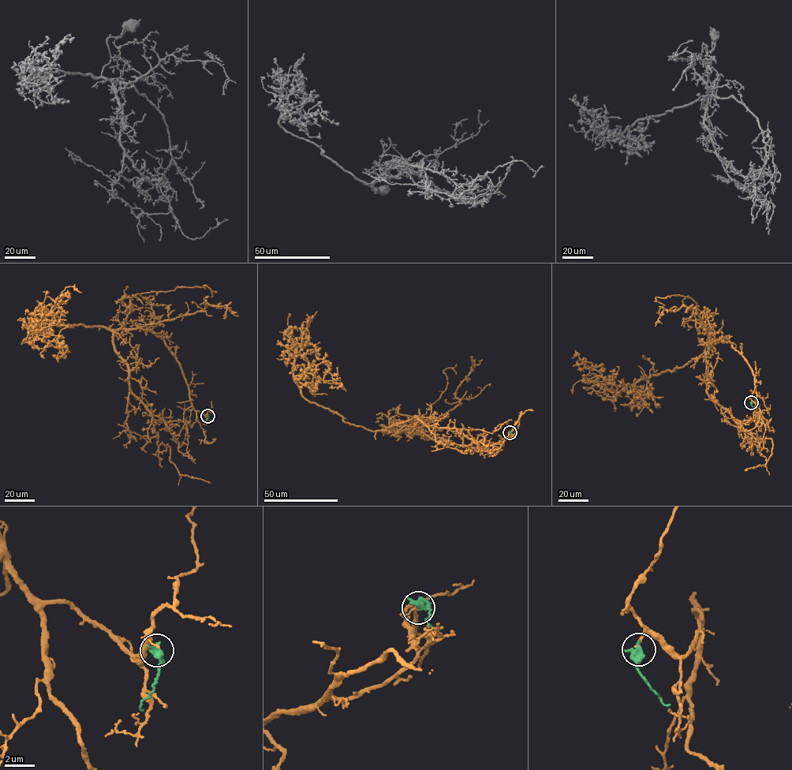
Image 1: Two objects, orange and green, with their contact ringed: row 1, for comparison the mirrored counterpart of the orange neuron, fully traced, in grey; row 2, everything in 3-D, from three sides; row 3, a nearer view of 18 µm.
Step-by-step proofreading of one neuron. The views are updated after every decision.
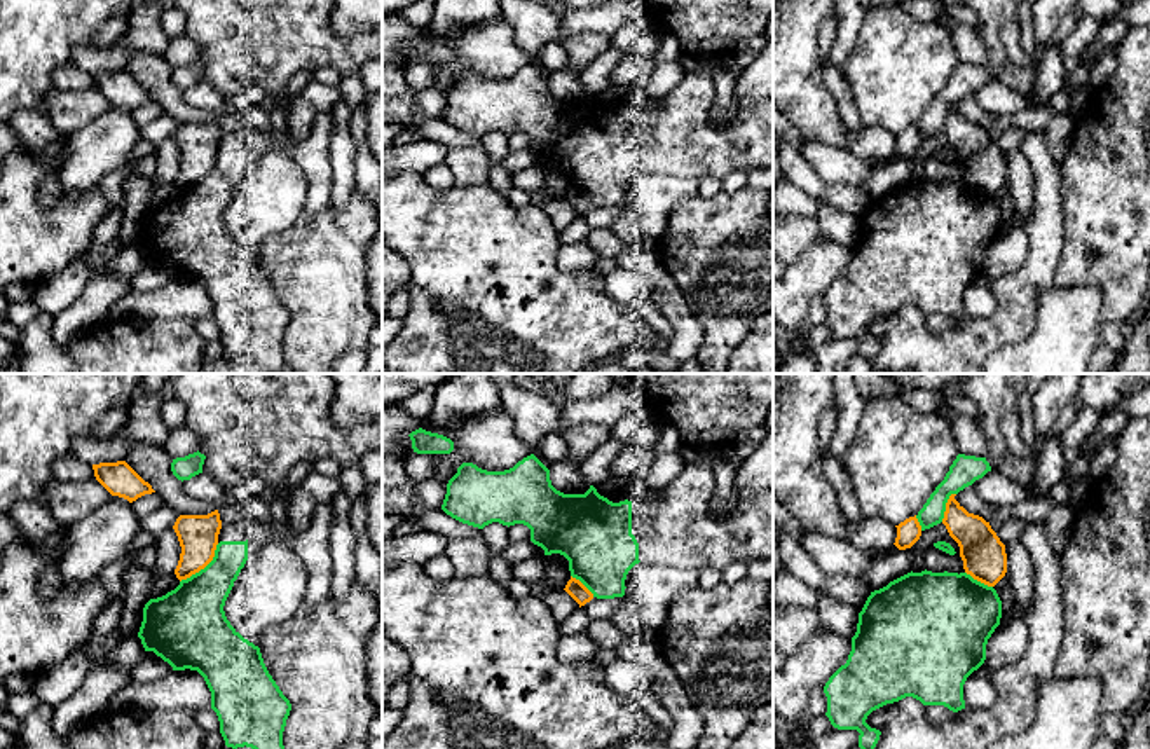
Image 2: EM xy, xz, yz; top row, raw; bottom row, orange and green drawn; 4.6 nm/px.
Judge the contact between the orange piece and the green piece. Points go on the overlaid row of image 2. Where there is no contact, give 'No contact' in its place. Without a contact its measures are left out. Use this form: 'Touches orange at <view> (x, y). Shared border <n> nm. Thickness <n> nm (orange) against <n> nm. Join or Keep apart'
Touches orange at xy (203, 568). Shared border 260 nm. Thickness 190 nm (orange) against 320 nm. Keep apart

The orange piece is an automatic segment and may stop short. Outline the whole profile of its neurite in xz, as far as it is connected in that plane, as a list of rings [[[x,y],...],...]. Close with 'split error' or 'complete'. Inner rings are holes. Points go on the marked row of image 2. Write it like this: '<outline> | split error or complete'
[[[572,576],[564,590],[579,604],[579,608],[593,599],[593,594],[579,580]]] | complete

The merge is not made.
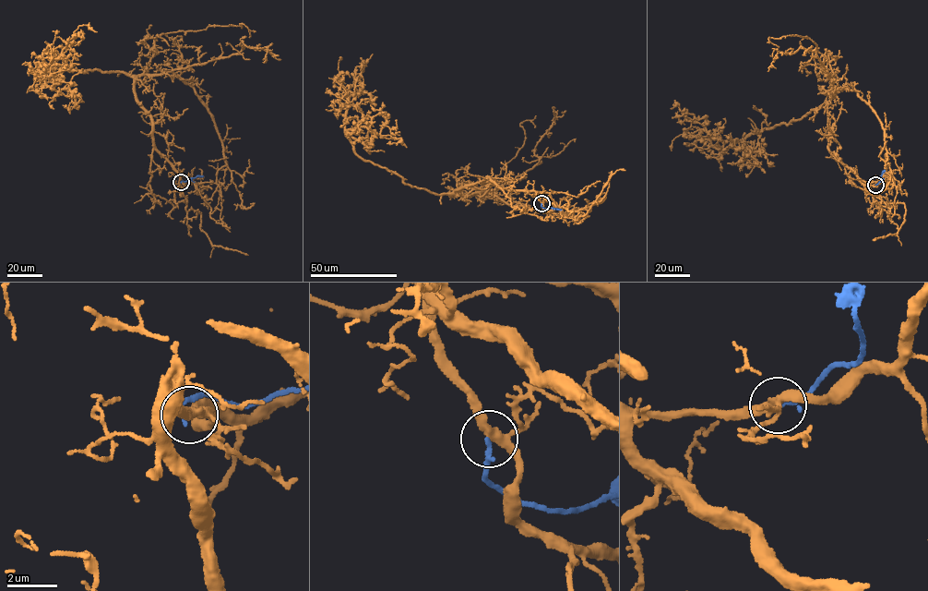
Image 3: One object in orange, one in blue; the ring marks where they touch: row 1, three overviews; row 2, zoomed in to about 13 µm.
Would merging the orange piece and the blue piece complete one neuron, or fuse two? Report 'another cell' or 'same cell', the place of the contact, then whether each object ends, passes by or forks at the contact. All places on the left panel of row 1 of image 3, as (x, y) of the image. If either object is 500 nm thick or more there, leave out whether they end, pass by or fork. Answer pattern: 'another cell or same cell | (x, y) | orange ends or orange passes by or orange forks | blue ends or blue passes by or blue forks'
another cell | (181, 182) | orange forks | blue ends

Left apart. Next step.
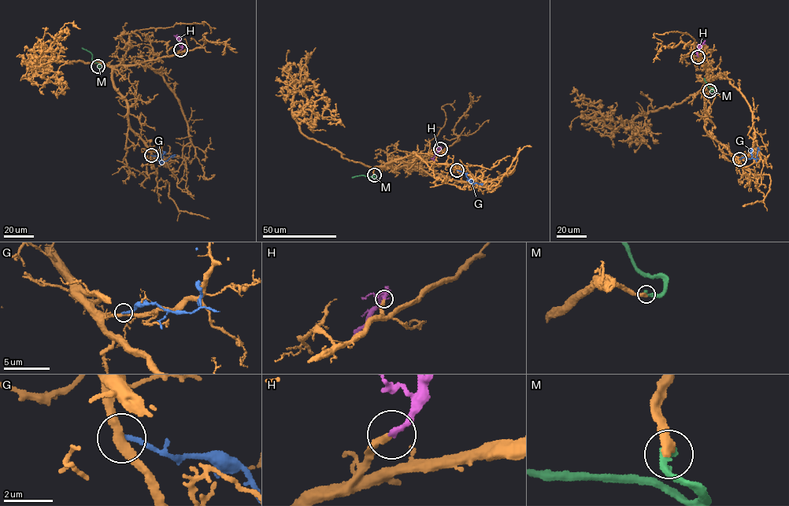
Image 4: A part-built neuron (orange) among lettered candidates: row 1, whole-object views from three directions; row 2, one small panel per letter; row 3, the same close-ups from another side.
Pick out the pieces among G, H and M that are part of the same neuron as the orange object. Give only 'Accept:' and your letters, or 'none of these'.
Accept: H

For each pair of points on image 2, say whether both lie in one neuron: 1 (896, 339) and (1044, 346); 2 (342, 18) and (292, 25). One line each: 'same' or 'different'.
1: different
2: different

